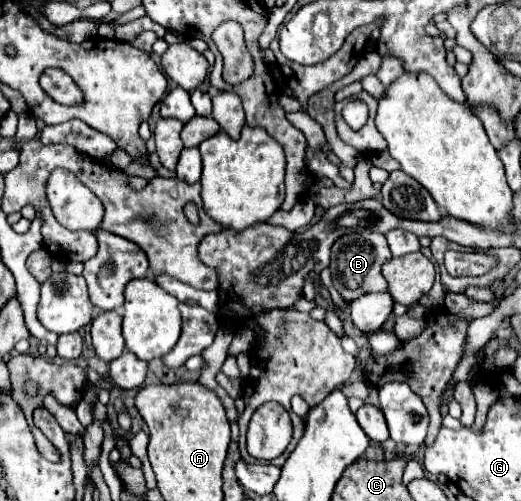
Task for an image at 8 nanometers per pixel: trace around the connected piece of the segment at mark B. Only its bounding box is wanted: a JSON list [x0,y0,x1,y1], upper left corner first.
[328,231,392,301]

